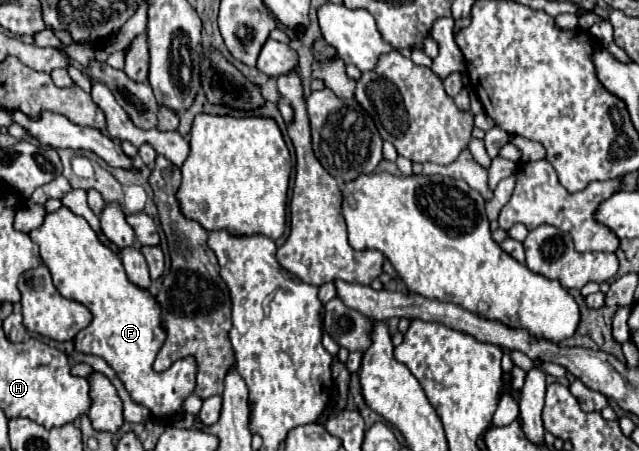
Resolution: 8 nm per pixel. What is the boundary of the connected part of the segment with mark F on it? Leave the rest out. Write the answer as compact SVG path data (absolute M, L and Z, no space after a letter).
M60 207L58 211L46 213L44 223L28 233L32 237L32 241L36 241L40 245L40 257L44 261L44 265L50 269L52 279L56 289L66 297L66 299L74 299L82 305L86 305L92 313L92 323L82 329L76 339L76 351L78 353L90 353L90 355L98 355L102 357L120 377L120 381L124 383L126 391L130 393L134 403L144 405L146 409L152 411L152 417L168 423L176 413L180 413L182 401L192 395L194 385L196 385L196 361L192 357L176 361L170 369L166 369L164 373L154 373L152 363L156 359L156 353L164 341L164 331L160 327L160 309L156 305L156 301L152 299L152 295L136 285L132 285L126 277L122 259L118 255L114 255L108 247L104 247L96 233L92 231L92 227L88 225L88 221L80 215L74 215L68 207Z

